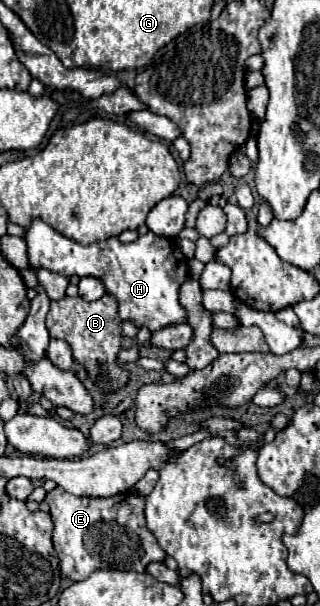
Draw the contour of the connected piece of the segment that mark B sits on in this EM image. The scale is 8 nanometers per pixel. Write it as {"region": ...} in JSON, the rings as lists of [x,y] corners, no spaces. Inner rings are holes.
{"region":[[[104,295],[92,303],[84,301],[82,297],[64,297],[60,301],[52,301],[46,317],[46,327],[50,331],[50,337],[70,343],[74,359],[90,373],[98,387],[114,391],[126,385],[128,373],[116,363],[122,341],[122,319],[118,317],[118,303],[112,295]]]}

